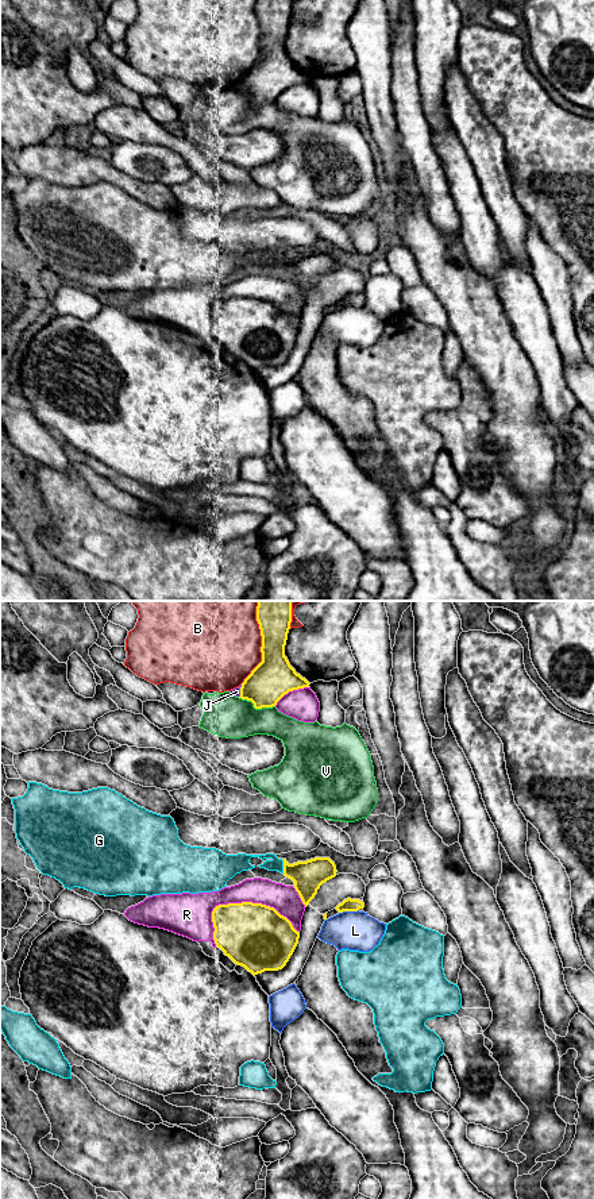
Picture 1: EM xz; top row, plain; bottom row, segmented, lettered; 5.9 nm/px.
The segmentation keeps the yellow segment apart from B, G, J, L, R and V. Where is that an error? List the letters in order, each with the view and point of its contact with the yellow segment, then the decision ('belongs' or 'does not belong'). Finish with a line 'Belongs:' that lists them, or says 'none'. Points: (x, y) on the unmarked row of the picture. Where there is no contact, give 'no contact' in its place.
B: xz (262, 39) | does not belong
G: xz (284, 261) | does not belong
J: xz (240, 87) | does not belong
L: xz (348, 305) | does not belong
R: xz (255, 299) | does not belong
V: xz (255, 103) | does not belong
Belongs: none

